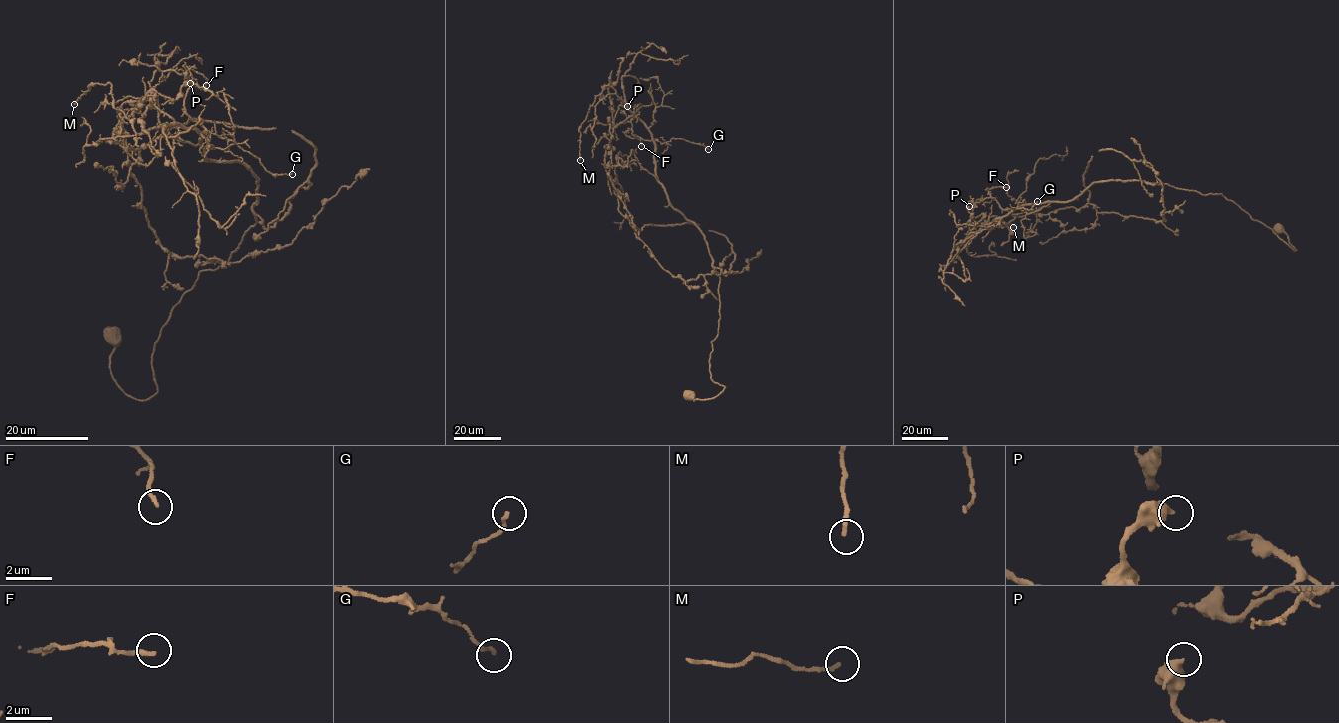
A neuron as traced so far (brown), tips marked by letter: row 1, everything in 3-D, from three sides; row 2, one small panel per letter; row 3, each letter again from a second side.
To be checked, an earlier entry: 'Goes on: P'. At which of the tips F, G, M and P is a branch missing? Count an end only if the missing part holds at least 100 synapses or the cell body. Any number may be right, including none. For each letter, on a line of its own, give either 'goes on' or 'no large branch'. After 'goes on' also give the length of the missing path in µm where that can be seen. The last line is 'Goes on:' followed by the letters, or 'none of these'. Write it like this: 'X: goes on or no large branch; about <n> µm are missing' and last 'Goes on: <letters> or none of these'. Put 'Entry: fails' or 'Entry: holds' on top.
Entry: fails
F: no large branch
G: no large branch
M: no large branch
P: no large branch
Goes on: none of these

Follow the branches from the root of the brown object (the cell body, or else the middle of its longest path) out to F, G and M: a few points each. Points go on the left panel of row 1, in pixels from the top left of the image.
F: (112, 334), (150, 398), (171, 310), (257, 221), (183, 107), (186, 66), (206, 85)
G: (112, 334), (112, 376), (150, 398), (171, 310), (257, 221), (259, 180), (208, 161), (206, 130), (292, 174)
M: (112, 334), (150, 398), (259, 180), (208, 130), (137, 133), (108, 83), (74, 104)

